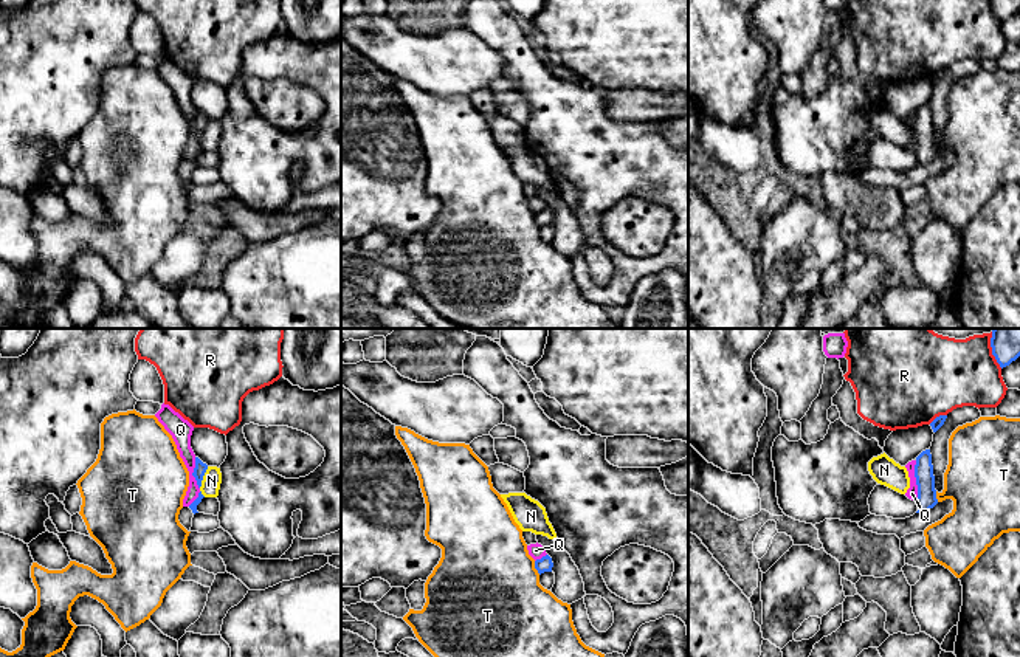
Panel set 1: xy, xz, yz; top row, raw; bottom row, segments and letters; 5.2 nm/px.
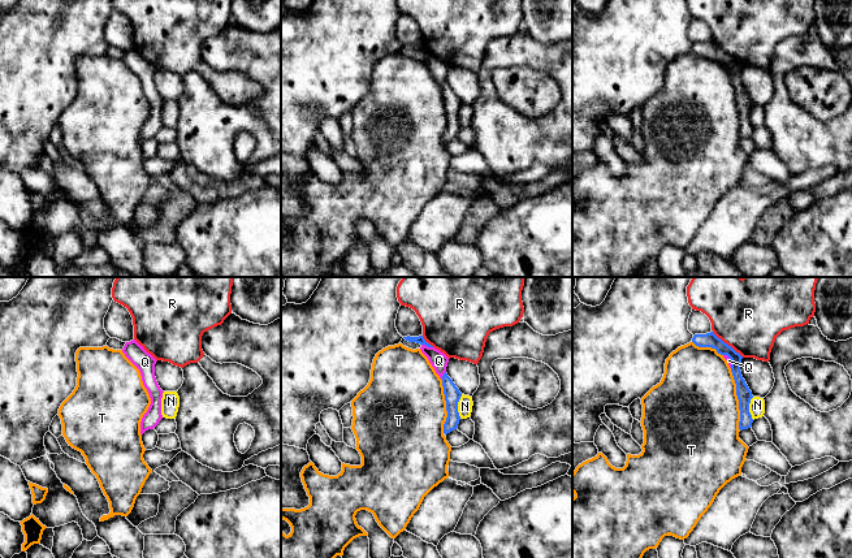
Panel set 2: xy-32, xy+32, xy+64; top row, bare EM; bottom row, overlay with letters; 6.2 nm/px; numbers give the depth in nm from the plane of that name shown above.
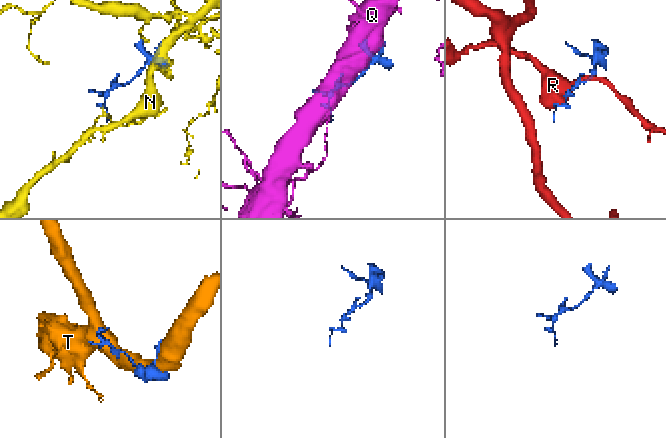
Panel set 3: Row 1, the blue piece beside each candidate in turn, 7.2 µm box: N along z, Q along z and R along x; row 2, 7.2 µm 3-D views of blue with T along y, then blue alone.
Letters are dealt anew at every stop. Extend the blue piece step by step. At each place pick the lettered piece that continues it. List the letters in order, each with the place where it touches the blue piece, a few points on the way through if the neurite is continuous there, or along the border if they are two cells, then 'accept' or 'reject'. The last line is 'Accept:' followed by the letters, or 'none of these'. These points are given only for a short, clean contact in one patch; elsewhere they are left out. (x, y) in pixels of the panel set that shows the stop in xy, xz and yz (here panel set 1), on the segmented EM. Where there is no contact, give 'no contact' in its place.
N: contact xy (202, 478); border xy (208, 467), (199, 487); reject
Q: contact yz (916, 481); border yz (916, 460), (915, 501); reject
R: contact yz (937, 417); reject
T: contact xz (535, 567); reject
Accept: none of these

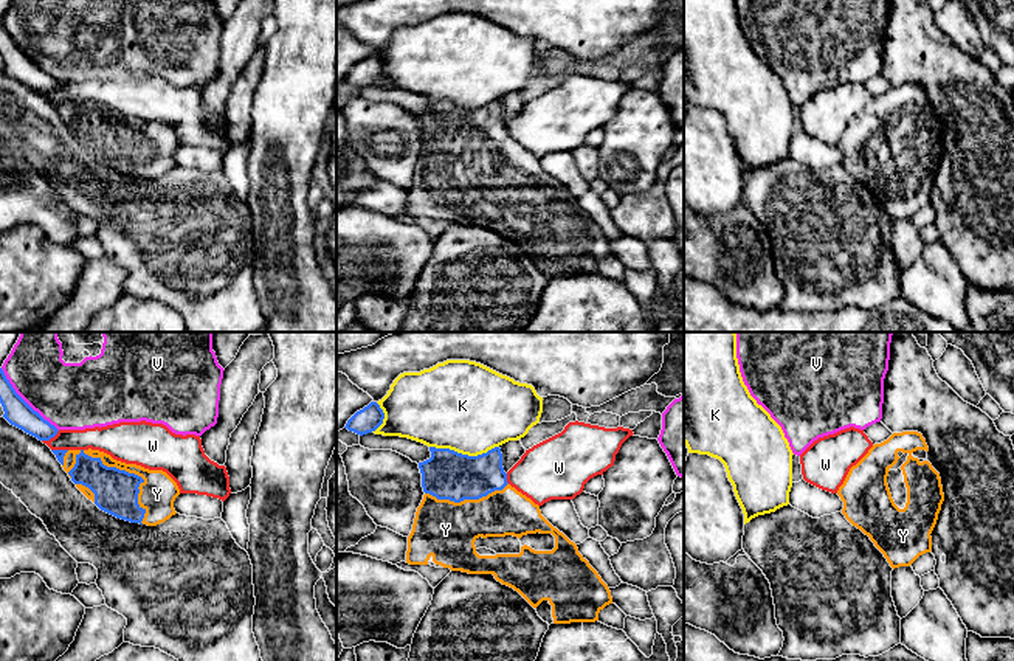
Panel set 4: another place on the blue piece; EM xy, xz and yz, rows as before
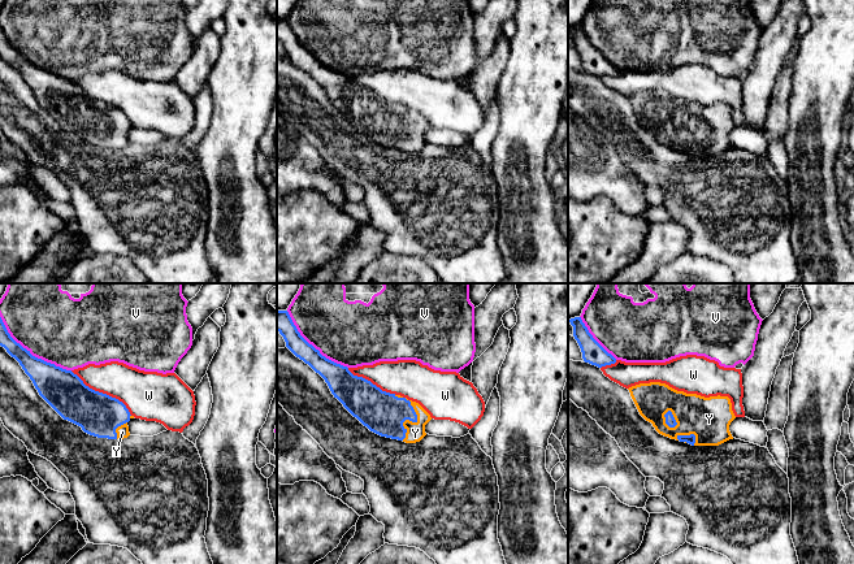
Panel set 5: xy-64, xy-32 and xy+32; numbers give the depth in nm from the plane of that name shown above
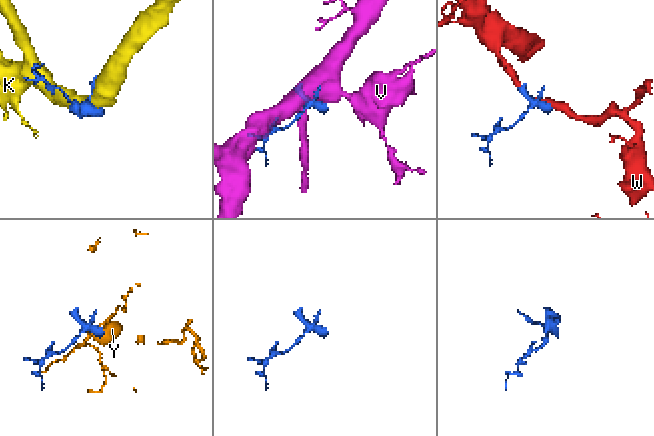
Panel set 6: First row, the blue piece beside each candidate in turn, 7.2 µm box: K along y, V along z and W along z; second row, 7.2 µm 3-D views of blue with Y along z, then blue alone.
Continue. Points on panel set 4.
K: contact xz (464, 455); reject
V: contact xy (24, 401); reject
W: contact xy (50, 438); reject
Y: contact xy (134, 474); accept
Accept: Y

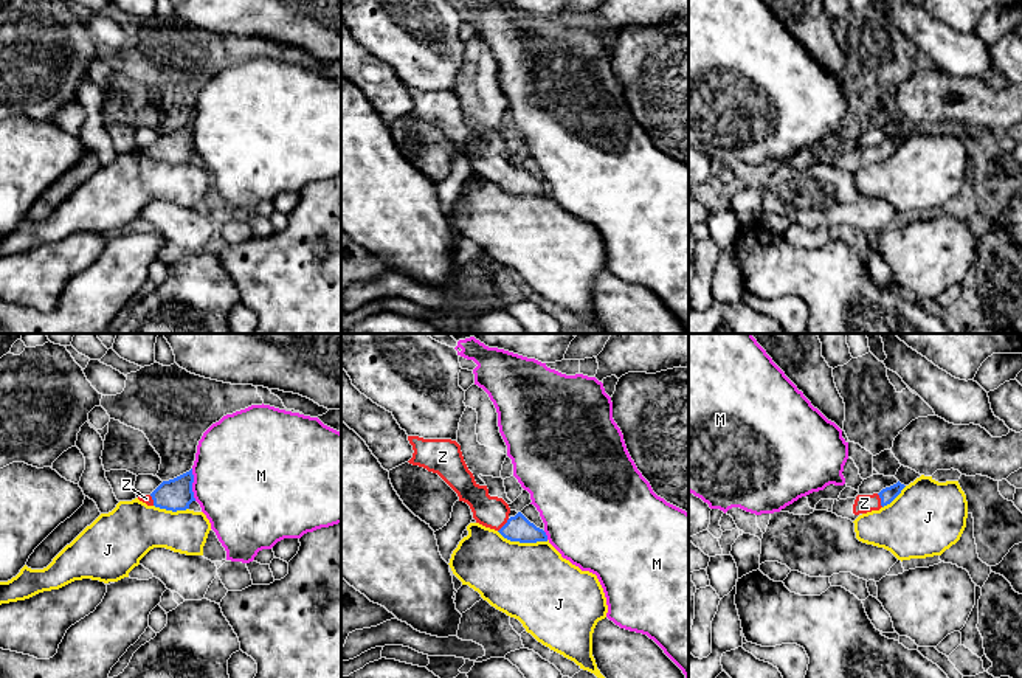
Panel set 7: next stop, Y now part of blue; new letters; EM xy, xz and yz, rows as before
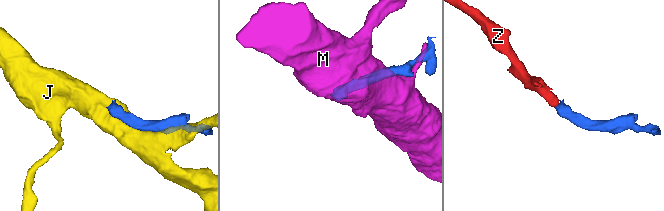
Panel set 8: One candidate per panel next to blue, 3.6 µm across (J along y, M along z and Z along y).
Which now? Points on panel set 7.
J: contact xz (523, 542); reject
M: contact xy (191, 484); reject
Z: contact yz (881, 500); way yz (889, 494), (881, 500), (864, 503); accept
Accept: Z

